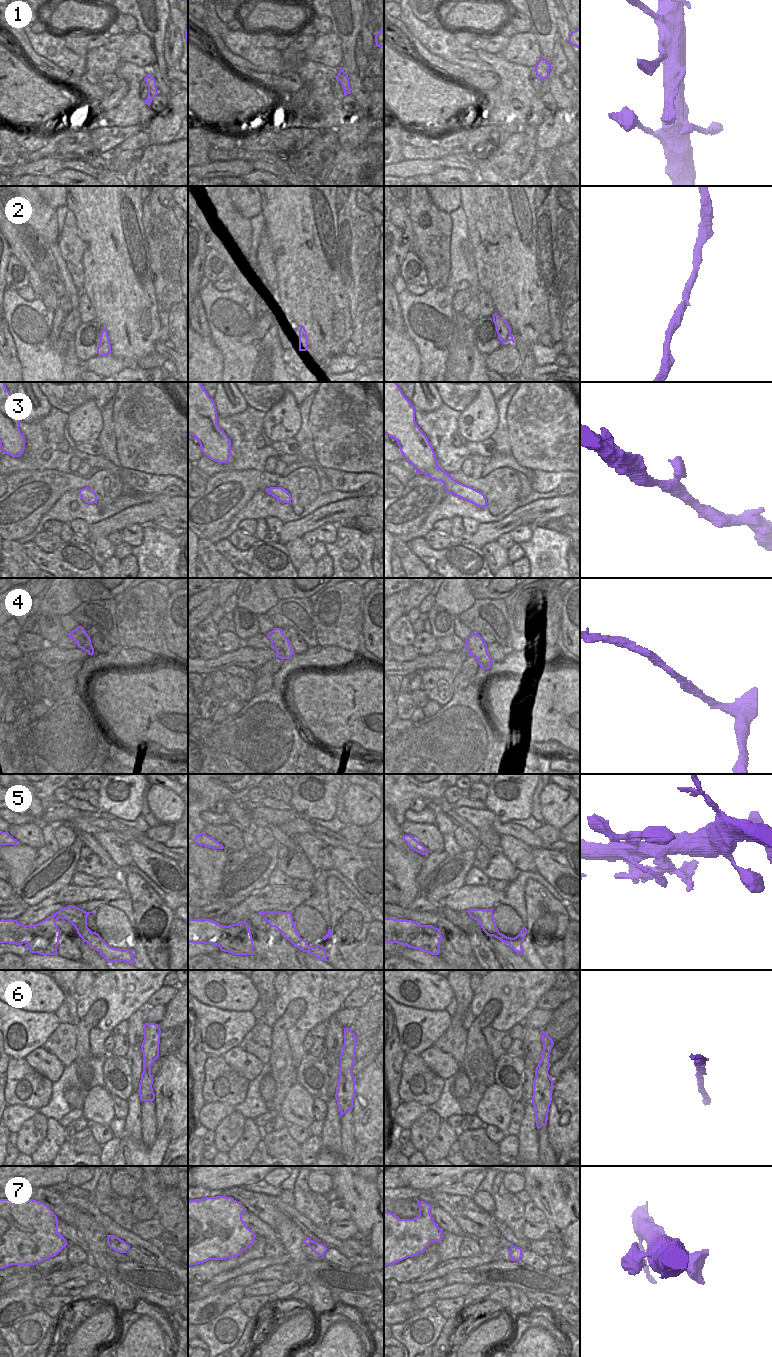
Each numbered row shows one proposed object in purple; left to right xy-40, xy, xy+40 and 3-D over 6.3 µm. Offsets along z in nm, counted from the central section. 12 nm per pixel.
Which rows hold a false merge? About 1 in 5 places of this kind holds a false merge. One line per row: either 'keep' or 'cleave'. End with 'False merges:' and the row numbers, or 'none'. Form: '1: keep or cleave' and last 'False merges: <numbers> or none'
1: keep
2: keep
3: keep
4: keep
5: keep
6: keep
7: keep
False merges: none

